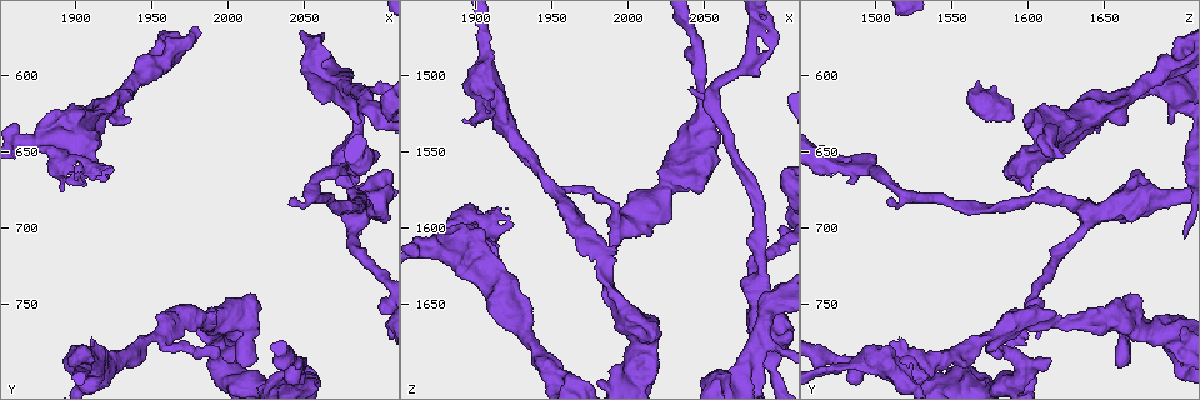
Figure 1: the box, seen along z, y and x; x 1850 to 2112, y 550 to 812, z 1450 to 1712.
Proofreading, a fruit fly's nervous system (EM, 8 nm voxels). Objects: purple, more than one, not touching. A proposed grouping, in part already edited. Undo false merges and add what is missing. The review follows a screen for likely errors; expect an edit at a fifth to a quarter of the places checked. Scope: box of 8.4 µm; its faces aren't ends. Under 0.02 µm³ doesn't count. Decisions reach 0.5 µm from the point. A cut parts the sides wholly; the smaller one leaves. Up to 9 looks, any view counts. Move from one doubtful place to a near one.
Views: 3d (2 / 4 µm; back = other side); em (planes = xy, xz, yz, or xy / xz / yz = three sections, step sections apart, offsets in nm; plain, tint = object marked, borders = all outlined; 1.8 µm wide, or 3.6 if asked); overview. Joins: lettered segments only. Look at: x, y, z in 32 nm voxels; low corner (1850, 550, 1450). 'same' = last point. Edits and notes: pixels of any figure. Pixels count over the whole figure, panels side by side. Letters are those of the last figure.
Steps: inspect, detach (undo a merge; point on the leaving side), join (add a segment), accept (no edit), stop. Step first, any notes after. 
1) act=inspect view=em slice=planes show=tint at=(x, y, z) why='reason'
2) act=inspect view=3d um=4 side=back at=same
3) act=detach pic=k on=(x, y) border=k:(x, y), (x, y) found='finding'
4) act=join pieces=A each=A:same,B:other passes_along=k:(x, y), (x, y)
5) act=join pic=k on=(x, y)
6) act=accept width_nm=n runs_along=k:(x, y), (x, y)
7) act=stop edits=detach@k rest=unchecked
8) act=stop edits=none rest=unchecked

act=inspect view=em slice=planes show=borders at=(2016, 744, 1672) why='branch stops here'

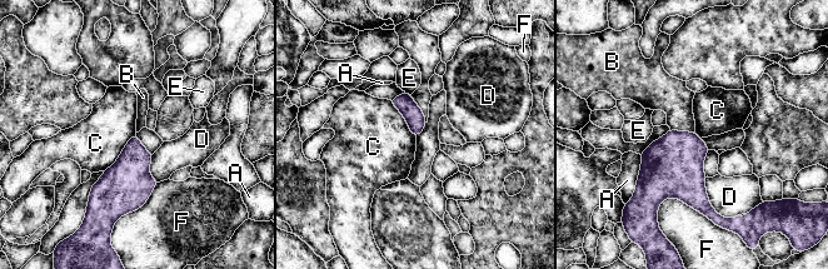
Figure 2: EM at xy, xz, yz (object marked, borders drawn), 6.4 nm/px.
act=accept each=A:other,B:other,C:other,D:other,E:other,F:other border=2:(135, 133), (118, 159), (104, 172) found='none of them fits'

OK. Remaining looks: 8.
act=inspect view=em um=3.6 slice=xy step=4 show=tint at=(2046, 790, 1552) why='branch stops here'

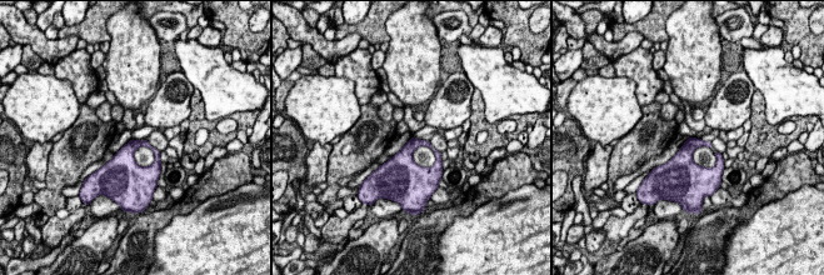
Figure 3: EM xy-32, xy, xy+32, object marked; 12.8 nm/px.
act=inspect view=em um=3.6 slice=planes show=borders at=same

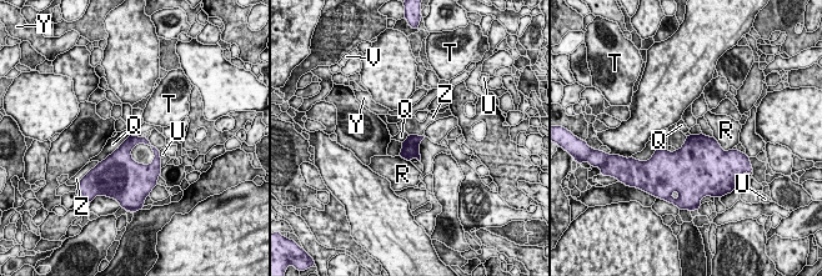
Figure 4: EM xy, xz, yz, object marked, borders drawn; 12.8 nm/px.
act=accept each=Q:other,R:other,T:other,U:other,V:other,Y:other,Z:other border=4:(129, 134), (116, 149), (99, 162) found='none of them fits'

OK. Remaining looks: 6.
act=inspect view=3d um=2 at=(1938, 630, 1664) why='an open end'

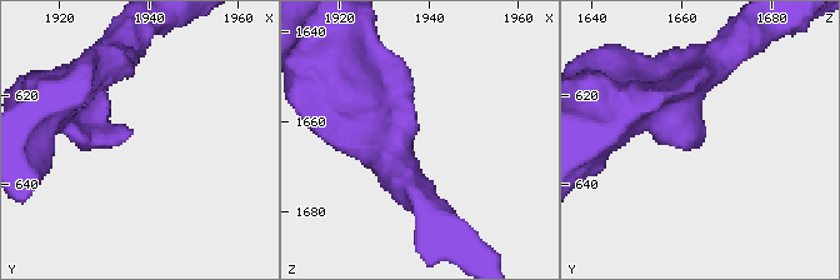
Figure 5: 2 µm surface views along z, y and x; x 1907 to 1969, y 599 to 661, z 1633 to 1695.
act=inspect view=em slice=planes show=borders at=(1936, 629, 1662)

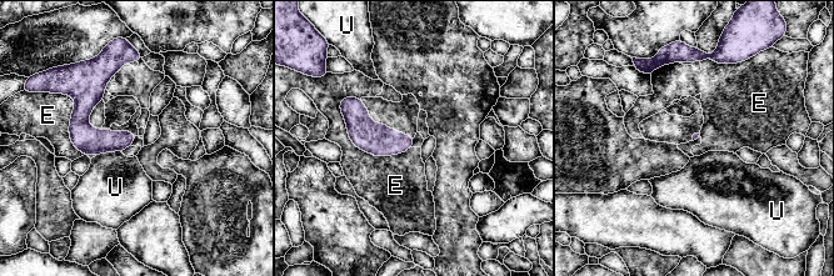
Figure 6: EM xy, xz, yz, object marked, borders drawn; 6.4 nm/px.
act=accept each=E:other,U:other runs_along=6:(76, 93), (95, 139), (130, 139) found='none of them fits'

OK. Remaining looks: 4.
act=inspect view=3d um=4 side=back at=(2084, 610, 1678) why='side arm on a straight run'

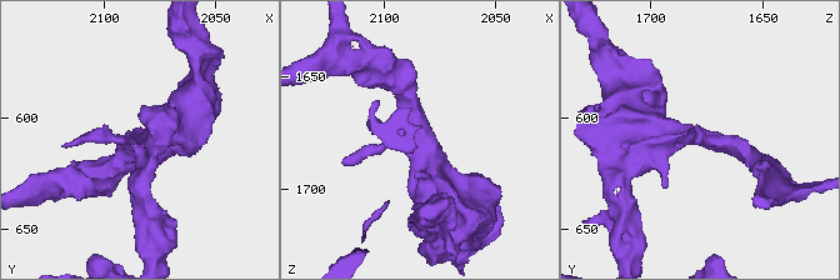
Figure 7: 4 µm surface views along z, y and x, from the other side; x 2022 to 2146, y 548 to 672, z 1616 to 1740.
act=inspect view=em slice=xz step=16 show=tint at=(2083, 609, 1678) arms=3 arm_widths_nm=160,240,360

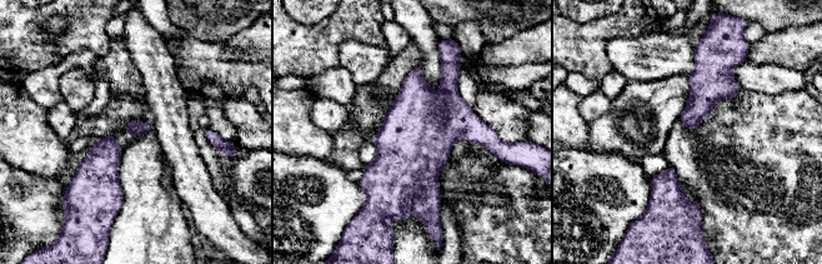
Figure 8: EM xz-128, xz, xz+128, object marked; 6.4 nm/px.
act=inspect view=em slice=planes show=borders at=same why='cut it another way'

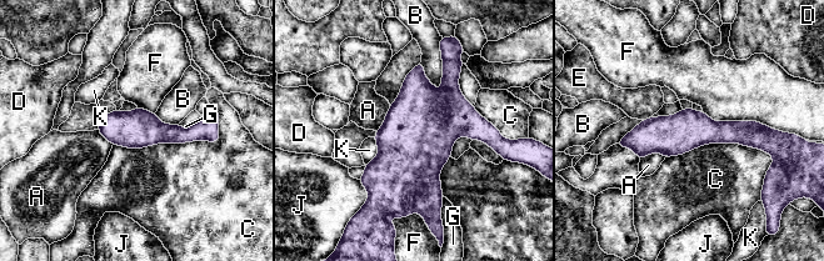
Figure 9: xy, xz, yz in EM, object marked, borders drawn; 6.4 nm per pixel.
act=accept width_nm=240 each=A:other,B:other,C:other,D:other,E:other,F:other,G:other,J:other,K:other runs_along=9:(769, 136), (680, 132), (623, 144) found='all the same cell'

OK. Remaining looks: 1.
act=stop edits=none rest=unchecked

